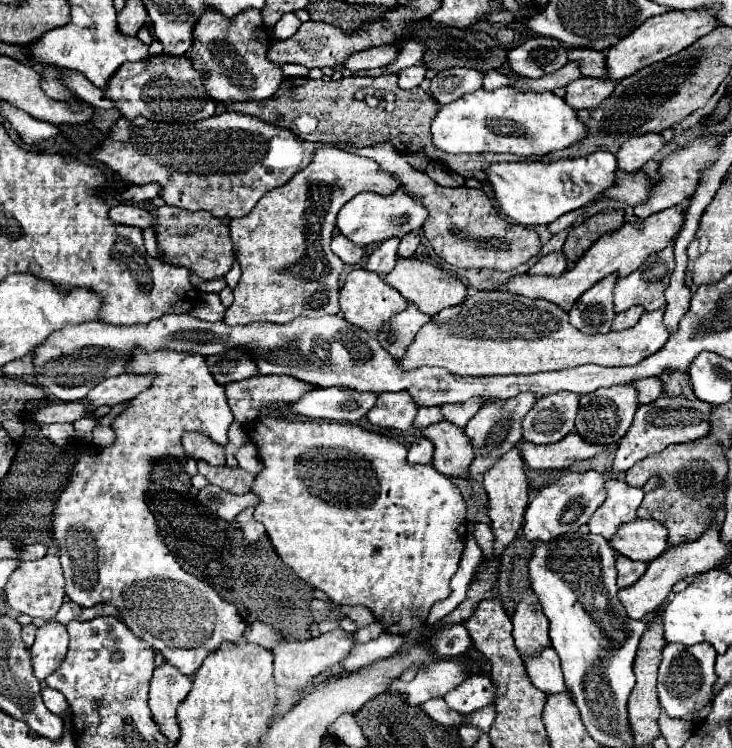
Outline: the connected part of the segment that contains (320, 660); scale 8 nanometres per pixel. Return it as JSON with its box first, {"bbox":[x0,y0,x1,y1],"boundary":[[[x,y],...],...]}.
{"bbox":[272,630,356,688],"boundary":[[[332,630],[326,634],[320,634],[318,638],[310,638],[304,642],[284,642],[278,644],[276,648],[272,648],[274,654],[274,678],[278,686],[288,686],[288,688],[298,688],[304,686],[310,678],[314,678],[316,674],[324,672],[326,668],[332,668],[336,664],[340,664],[352,650],[352,646],[356,644],[354,636],[346,630]]]}

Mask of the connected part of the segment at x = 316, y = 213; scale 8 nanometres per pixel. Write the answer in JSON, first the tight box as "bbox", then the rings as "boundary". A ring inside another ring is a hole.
{"bbox":[226,146,402,324],"boundary":[[[320,146],[316,154],[312,154],[312,162],[294,174],[288,184],[270,190],[260,198],[256,210],[244,218],[236,218],[230,222],[230,238],[236,246],[236,260],[242,268],[242,278],[234,288],[234,304],[226,310],[226,324],[250,324],[250,322],[276,322],[284,324],[296,316],[324,316],[338,314],[338,290],[340,290],[340,272],[344,262],[332,254],[332,230],[336,228],[338,210],[350,202],[360,192],[378,192],[390,194],[402,186],[396,178],[376,166],[374,160],[360,158],[354,152],[346,152],[334,146]]]}

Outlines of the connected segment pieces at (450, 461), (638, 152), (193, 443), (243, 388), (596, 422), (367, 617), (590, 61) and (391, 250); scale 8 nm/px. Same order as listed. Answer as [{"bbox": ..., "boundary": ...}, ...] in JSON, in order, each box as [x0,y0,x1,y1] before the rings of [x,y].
[{"bbox":[422,422,472,476],"boundary":[[[440,422],[422,430],[422,436],[434,442],[434,460],[432,466],[446,476],[468,476],[468,466],[472,464],[472,440],[464,434],[462,428],[452,426],[450,422]]]},{"bbox":[616,134,666,172],"boundary":[[[644,134],[628,138],[616,154],[618,168],[632,172],[640,170],[650,158],[654,158],[664,148],[664,144],[666,140],[662,138],[662,134]]]},{"bbox":[182,432,224,466],"boundary":[[[200,432],[184,434],[182,444],[186,454],[194,460],[206,460],[208,464],[214,464],[214,466],[224,464],[224,448],[220,448],[220,444],[216,444],[214,440],[210,440]]]},{"bbox":[226,374,314,424],"boundary":[[[258,374],[226,384],[226,398],[234,418],[240,424],[246,424],[254,420],[264,406],[274,402],[296,402],[296,398],[302,398],[308,390],[314,390],[314,386],[292,376]]]},{"bbox":[576,384,638,444],"boundary":[[[632,384],[600,388],[592,394],[580,396],[580,410],[576,416],[576,432],[592,444],[616,444],[630,428],[638,410],[638,394]]]},{"bbox":[343,606,375,628],"boundary":[[[344,606],[345,613],[343,615],[347,616],[351,620],[354,620],[356,624],[358,624],[358,628],[363,628],[375,621],[375,617],[372,612],[364,607],[364,606],[353,606],[353,610],[351,606]]]},{"bbox":[568,48,606,78],"boundary":[[[582,48],[568,50],[568,58],[574,62],[580,62],[580,72],[592,78],[606,78],[604,56],[606,56],[604,52],[596,52],[596,50],[582,50]]]},{"bbox":[364,238,400,274],"boundary":[[[388,238],[384,240],[368,258],[368,262],[364,264],[366,270],[376,272],[376,274],[386,274],[394,268],[396,264],[396,250],[398,250],[398,242],[400,238]]]}]

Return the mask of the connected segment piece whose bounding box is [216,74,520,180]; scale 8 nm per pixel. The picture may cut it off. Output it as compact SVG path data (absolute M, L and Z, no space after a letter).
M382 74L378 78L344 76L338 82L324 78L284 78L284 86L280 86L276 98L264 98L264 102L228 102L228 106L220 106L220 102L216 102L216 108L260 118L272 126L292 130L298 138L308 142L350 144L356 148L388 142L404 154L424 150L434 162L450 166L450 170L462 174L464 178L486 180L484 170L490 164L520 160L508 154L448 156L444 152L436 152L430 136L430 124L438 112L434 100L422 88L402 90L396 74Z

